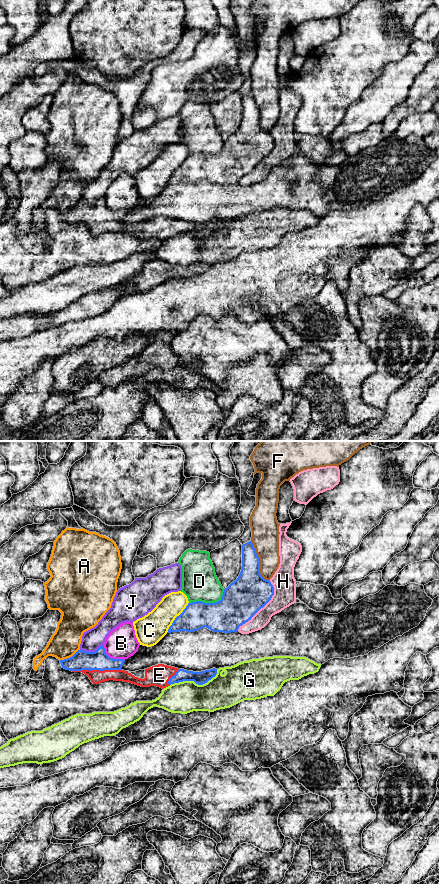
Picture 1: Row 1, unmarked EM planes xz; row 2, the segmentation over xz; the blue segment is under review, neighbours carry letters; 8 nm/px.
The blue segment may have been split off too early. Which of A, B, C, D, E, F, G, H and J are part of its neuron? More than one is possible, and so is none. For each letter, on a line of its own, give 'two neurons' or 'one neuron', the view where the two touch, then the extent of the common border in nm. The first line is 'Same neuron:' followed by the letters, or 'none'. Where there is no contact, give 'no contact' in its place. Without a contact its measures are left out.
Same neuron: E
A: two neurons; meets blue in xz; contact 180 nm long
B: two neurons; meets blue in xz; contact 220 nm long
C: two neurons; meets blue in xz; contact 300 nm long
D: two neurons; meets blue in xz; contact 300 nm long
E: one neuron; meets blue in xz; contact 400 nm long
F: two neurons; meets blue in xz; contact 360 nm long
G: two neurons; meets blue in xz; contact 400 nm long
H: two neurons; meets blue in xz; contact 480 nm long
J: two neurons; meets blue in xz; contact 200 nm long

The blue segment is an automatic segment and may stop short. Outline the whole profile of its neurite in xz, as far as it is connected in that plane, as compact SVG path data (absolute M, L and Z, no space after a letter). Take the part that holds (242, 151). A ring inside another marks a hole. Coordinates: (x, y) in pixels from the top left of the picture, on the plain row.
M252 93L242 97L242 121L238 130L224 141L222 150L215 155L196 153L188 155L183 164L175 170L167 185L194 184L204 179L213 184L237 184L239 179L263 160L274 147L274 139L270 132L264 131L260 126L260 111Z

